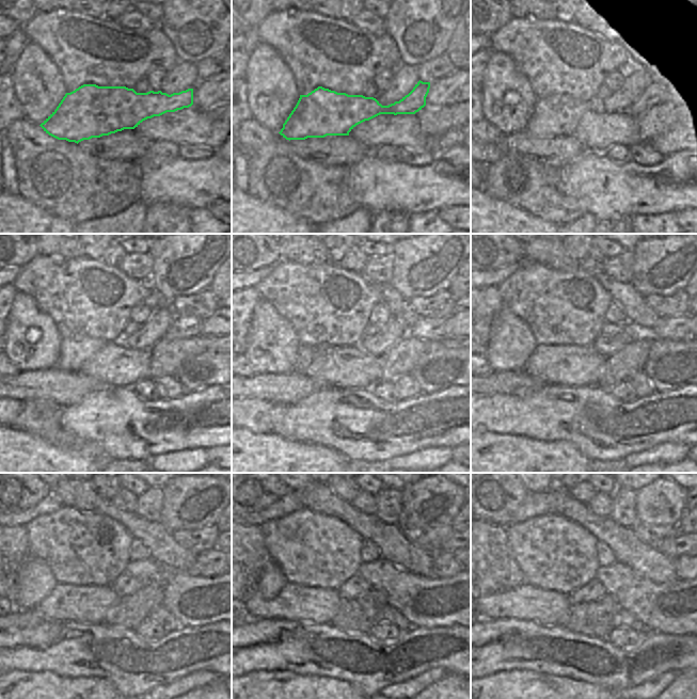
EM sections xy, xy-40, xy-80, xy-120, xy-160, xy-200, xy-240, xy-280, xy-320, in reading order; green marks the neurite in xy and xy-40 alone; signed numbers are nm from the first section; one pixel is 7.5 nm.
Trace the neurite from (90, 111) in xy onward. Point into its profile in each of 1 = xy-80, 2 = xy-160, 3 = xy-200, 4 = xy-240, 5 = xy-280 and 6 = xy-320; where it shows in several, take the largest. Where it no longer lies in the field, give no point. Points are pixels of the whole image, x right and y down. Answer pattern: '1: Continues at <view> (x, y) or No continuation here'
1: Continues at xy-80 (557, 114)
2: Continues at xy-160 (426, 328)
3: Continues at xy-200 (668, 328)
4: Continues at xy-240 (209, 564)
5: Continues at xy-280 (447, 564)
6: Continues at xy-320 (686, 567).

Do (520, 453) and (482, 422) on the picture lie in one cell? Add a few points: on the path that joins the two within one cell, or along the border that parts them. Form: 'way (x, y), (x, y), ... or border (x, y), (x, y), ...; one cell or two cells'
border (481, 429), (500, 433), (517, 433), (519, 435); two cells

